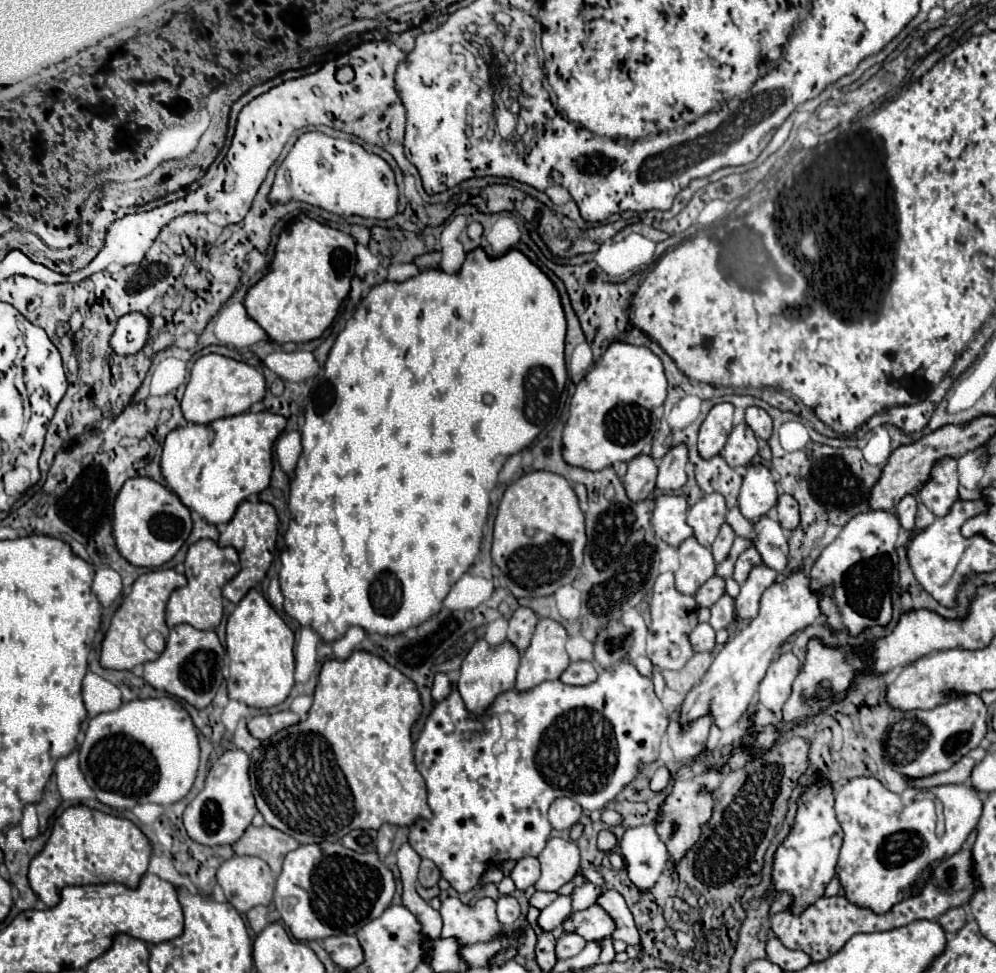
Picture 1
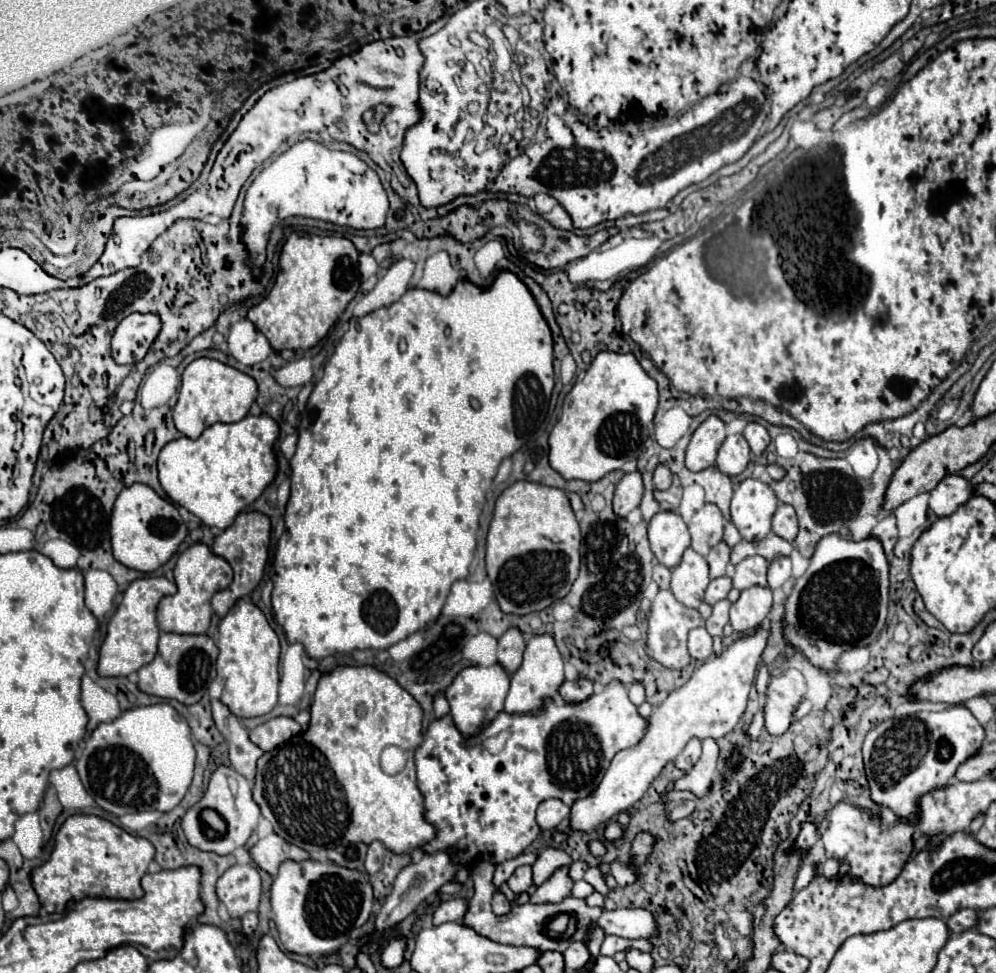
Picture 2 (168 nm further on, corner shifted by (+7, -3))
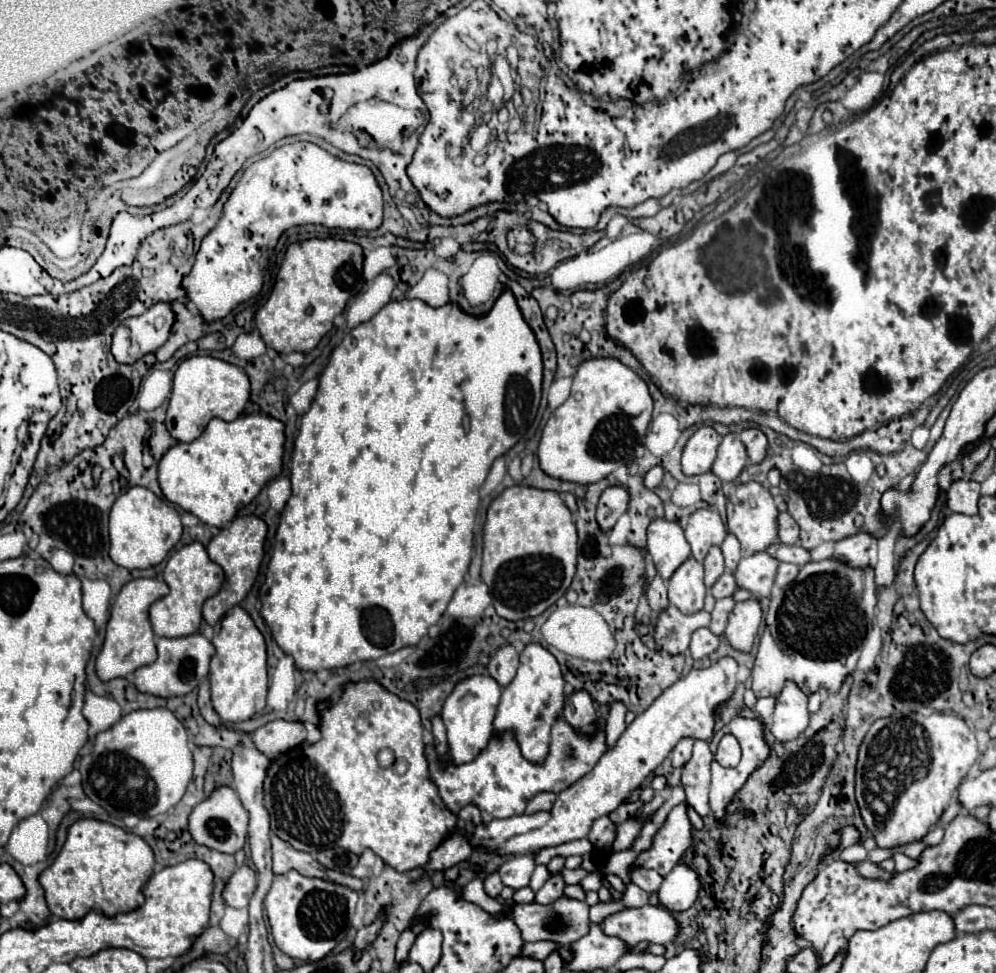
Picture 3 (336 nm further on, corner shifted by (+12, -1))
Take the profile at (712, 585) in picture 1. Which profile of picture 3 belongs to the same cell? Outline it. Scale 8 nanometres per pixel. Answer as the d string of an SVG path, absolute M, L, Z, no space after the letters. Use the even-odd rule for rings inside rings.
M724 573L724 575L714 583L712 595L714 595L716 599L722 599L722 597L730 597L736 589L738 589L738 585L736 585L734 575L732 575L732 573Z

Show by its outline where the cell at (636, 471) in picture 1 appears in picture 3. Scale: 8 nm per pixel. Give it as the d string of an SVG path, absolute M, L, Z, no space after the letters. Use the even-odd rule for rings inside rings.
M608 487L598 503L598 511L596 511L596 521L602 527L602 531L610 531L614 527L614 523L618 521L618 517L622 513L626 513L628 509L628 491L624 487Z

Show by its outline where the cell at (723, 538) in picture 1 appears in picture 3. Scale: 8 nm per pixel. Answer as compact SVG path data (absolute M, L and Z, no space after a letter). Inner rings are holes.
M712 547L708 557L704 559L704 583L706 583L706 587L710 589L722 573L724 573L722 551L720 551L720 547Z

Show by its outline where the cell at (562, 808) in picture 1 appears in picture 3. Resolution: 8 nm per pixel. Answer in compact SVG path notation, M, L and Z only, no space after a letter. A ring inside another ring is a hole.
M538 793L536 797L532 797L526 805L526 813L538 813L538 811L550 811L550 807L554 805L556 793Z

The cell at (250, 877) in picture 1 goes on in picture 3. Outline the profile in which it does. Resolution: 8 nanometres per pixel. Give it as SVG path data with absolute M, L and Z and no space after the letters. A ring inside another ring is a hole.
M244 865L232 873L224 889L224 901L230 907L248 907L250 897L256 891L256 873Z

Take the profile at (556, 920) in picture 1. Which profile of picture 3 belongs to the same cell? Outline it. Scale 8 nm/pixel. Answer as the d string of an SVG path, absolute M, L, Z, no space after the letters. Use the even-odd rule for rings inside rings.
M592 871L582 879L580 885L584 891L598 891L602 887L602 875L598 871Z

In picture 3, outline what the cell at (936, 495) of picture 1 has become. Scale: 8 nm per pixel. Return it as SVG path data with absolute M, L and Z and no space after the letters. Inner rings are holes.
M956 481L948 489L948 507L956 513L976 515L978 513L978 499L980 499L980 483L976 481Z

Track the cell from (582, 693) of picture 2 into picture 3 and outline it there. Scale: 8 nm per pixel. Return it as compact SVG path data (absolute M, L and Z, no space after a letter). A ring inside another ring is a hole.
M574 691L572 697L566 699L562 717L566 723L574 727L574 731L582 735L594 735L598 729L594 701L588 691Z

